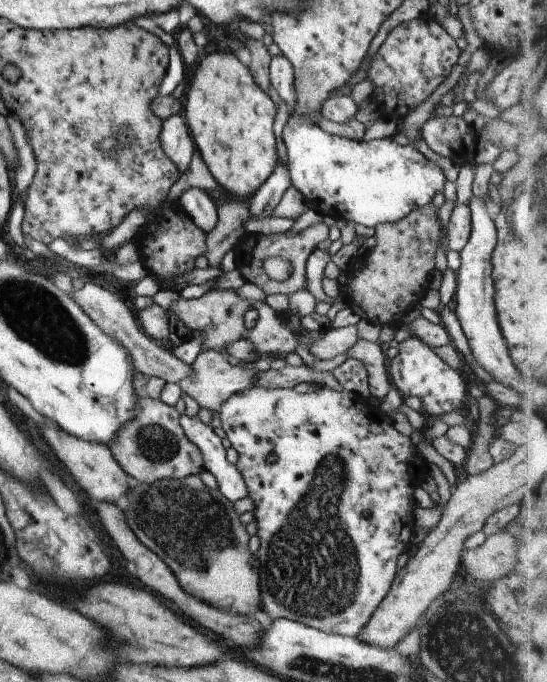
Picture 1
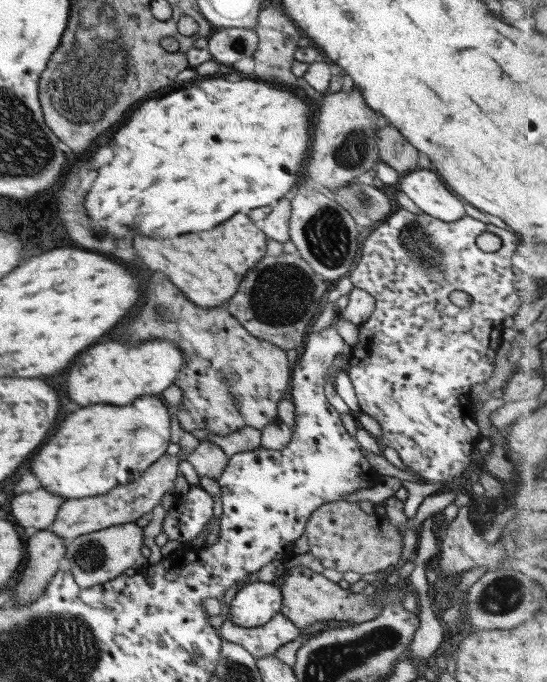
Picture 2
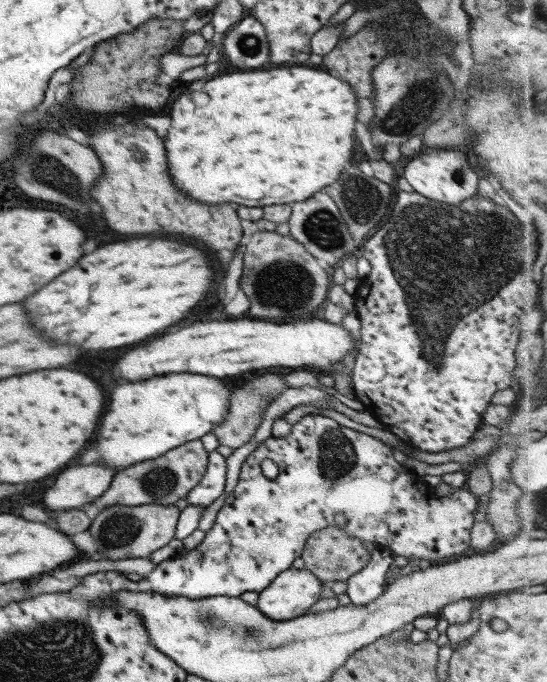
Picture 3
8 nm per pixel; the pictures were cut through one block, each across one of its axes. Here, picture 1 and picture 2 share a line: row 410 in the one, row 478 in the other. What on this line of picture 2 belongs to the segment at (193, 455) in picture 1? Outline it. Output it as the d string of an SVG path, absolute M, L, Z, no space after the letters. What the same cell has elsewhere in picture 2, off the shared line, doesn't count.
M165 453L136 480L128 484L116 485L111 491L100 496L65 500L48 529L68 542L83 534L90 534L114 525L134 523L140 517L149 516L152 510L161 503L162 496L172 493L171 490L176 486L180 462L177 455L170 456Z

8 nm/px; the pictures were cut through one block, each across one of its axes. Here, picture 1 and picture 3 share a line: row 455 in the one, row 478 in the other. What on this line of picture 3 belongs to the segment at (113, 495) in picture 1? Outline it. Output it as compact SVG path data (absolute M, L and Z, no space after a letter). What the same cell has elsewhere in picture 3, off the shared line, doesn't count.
M78 466L58 474L58 482L44 492L44 504L52 510L80 508L102 495L112 482L114 470L104 466Z

